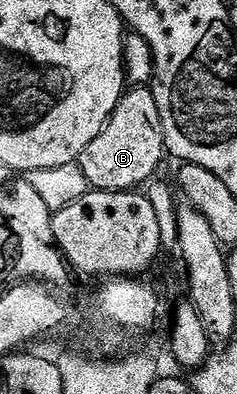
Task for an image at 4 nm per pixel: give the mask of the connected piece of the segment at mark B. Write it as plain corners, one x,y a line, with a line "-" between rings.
129,88
107,120
103,132
83,148
79,164
92,189
133,192
160,168
164,158
167,158
165,133
152,89

